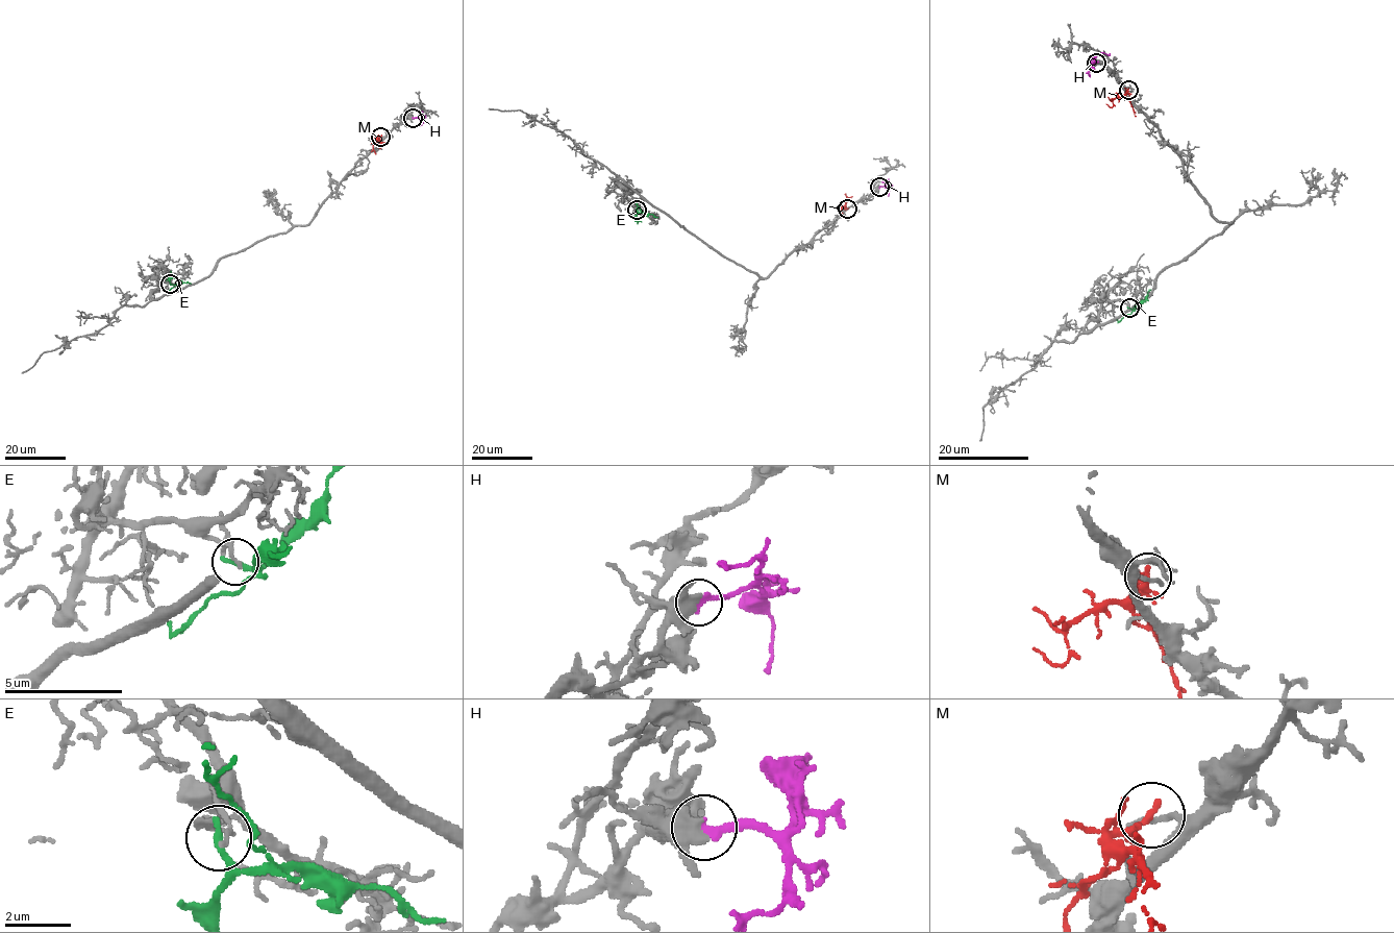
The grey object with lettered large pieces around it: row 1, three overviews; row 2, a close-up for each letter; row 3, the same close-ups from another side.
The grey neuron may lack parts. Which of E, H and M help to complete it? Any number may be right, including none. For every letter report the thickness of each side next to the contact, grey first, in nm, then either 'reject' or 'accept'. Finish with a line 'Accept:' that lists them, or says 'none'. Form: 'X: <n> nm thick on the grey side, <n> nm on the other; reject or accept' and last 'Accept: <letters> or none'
E: 170 nm thick on the grey side, 240 nm on the other; reject
H: 440 nm thick on the grey side, 240 nm on the other; accept
M: 200 nm thick on the grey side, 190 nm on the other; reject
Accept: H

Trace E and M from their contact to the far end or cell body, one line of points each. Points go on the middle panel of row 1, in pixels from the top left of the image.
E: (637, 210), (657, 217)
M: (847, 209), (845, 194)

